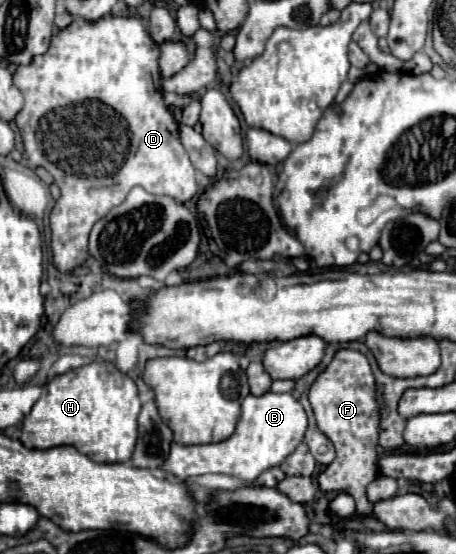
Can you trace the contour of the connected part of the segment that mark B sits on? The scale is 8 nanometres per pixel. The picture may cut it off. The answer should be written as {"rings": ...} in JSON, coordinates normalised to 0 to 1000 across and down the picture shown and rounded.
{"rings":[[[588,706],[575,717],[544,713],[531,724],[531,749],[504,792],[461,803],[421,803],[421,807],[377,800],[373,821],[355,839],[355,847],[382,854],[399,868],[447,854],[491,854],[535,868],[557,868],[583,847],[614,839],[667,796],[671,774],[675,774],[671,742],[645,720],[640,709]]]}

